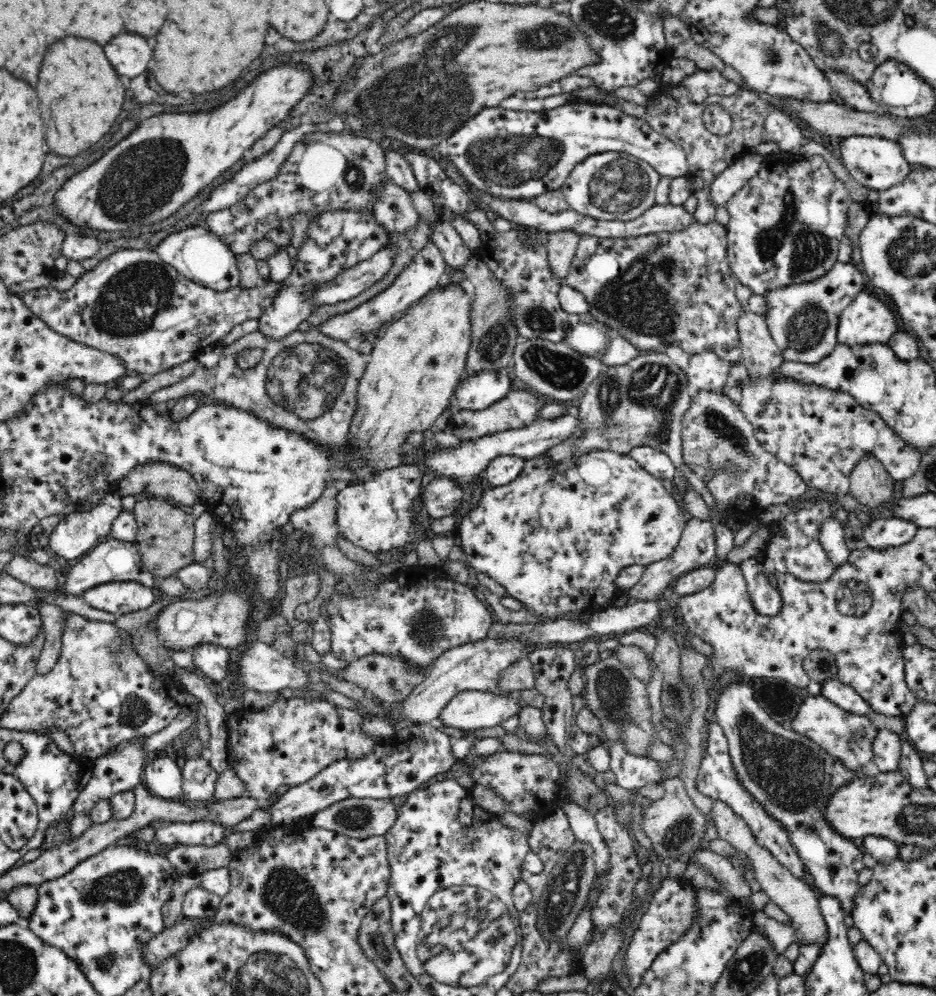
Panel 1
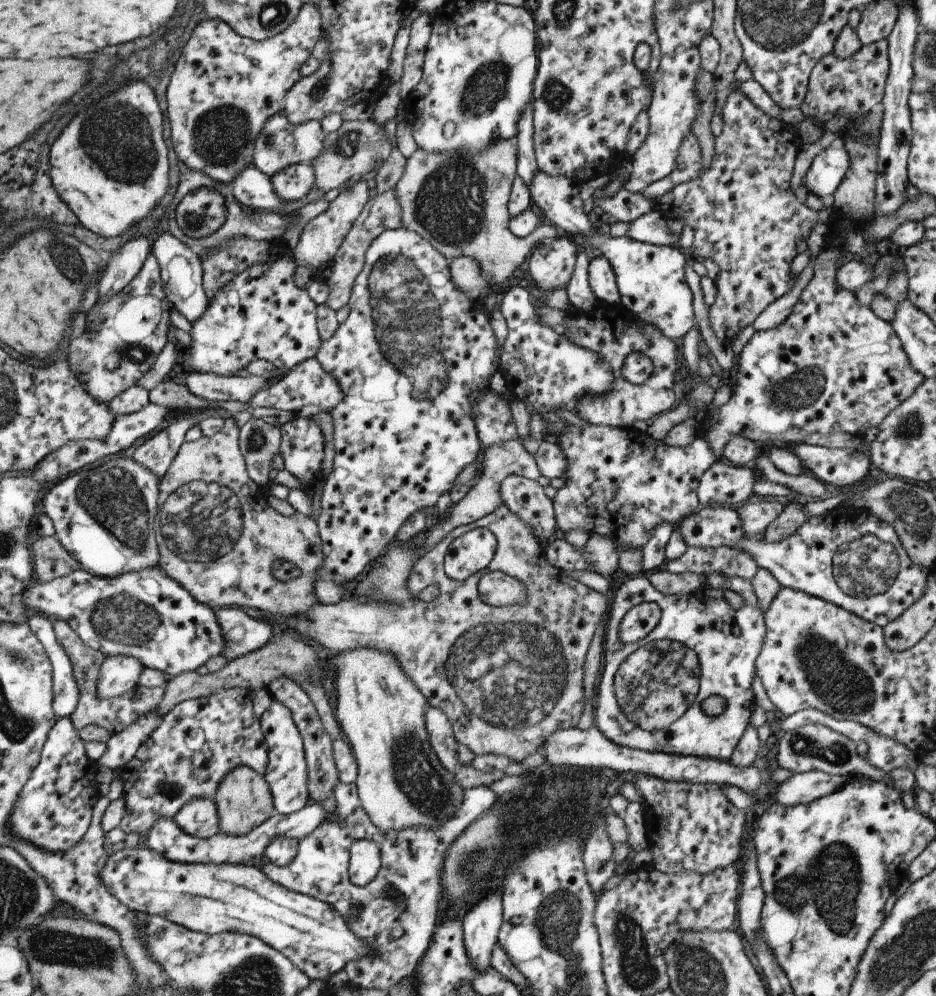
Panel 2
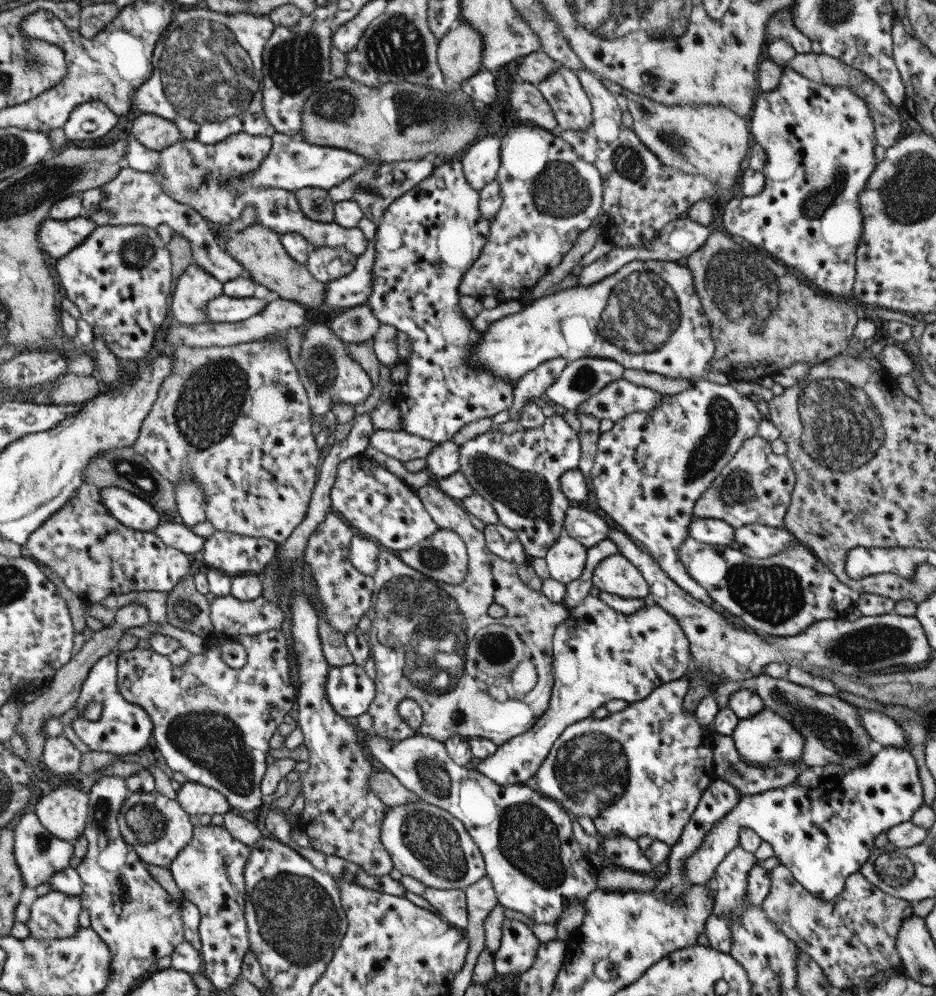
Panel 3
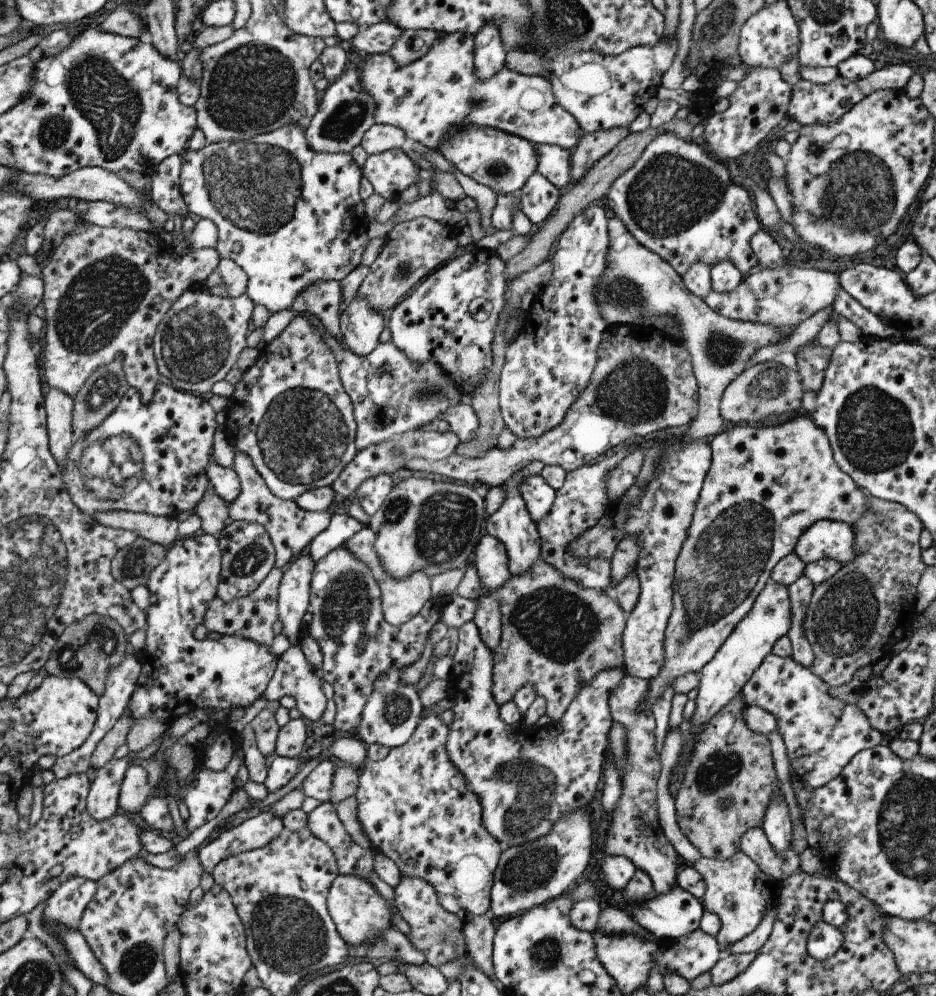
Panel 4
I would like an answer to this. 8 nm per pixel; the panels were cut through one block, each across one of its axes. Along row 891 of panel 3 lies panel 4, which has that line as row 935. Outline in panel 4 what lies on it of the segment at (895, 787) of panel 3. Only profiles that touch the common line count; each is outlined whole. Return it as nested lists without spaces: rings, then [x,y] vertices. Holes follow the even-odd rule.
[[[821,920],[817,924],[813,924],[813,928],[807,934],[807,942],[805,948],[807,954],[823,961],[829,956],[833,956],[841,946],[841,932],[838,928],[833,928],[825,921]]]

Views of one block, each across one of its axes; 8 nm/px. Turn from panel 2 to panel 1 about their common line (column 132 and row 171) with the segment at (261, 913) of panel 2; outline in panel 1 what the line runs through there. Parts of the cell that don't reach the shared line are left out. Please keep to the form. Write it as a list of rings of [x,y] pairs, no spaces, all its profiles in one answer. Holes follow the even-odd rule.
[[[846,136],[840,143],[841,162],[849,175],[870,190],[883,191],[903,183],[913,169],[906,161],[900,144],[877,136]]]

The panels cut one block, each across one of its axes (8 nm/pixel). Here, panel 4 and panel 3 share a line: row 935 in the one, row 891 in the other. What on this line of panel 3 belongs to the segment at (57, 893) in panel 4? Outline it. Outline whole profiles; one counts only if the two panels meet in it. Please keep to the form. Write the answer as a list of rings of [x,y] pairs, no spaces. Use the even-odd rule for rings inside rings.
[[[49,891],[31,903],[25,922],[29,937],[59,939],[69,937],[79,929],[78,916],[82,906],[78,896]]]

